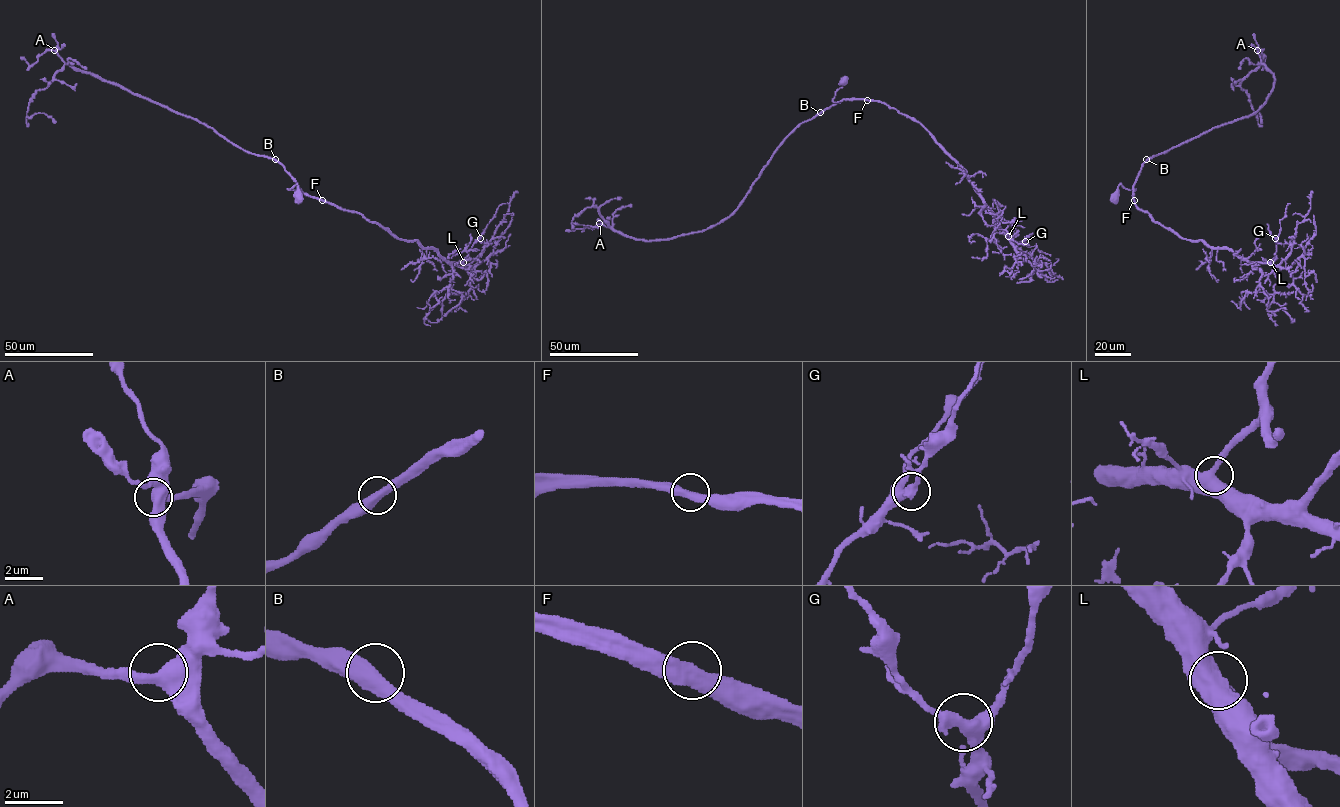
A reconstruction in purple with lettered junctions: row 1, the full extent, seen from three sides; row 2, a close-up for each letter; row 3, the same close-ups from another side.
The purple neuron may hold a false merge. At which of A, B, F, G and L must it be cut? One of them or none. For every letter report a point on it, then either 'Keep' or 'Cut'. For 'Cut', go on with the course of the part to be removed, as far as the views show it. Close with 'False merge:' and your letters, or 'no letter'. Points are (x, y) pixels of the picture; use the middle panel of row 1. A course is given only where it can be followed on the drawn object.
A: Place: (599, 223). Keep
B: Place: (820, 112). Keep
F: Place: (867, 100). Keep
G: Place: (1025, 241). Keep
L: Place: (1008, 236). Keep
False merge: no letter

